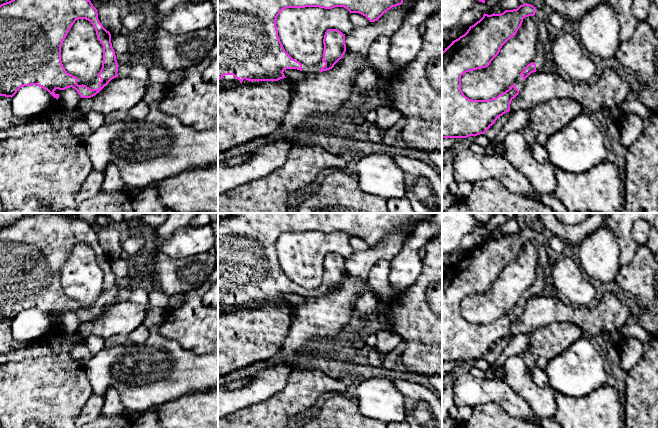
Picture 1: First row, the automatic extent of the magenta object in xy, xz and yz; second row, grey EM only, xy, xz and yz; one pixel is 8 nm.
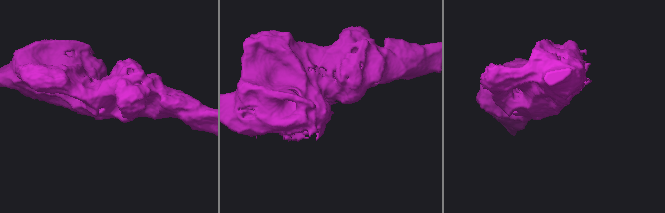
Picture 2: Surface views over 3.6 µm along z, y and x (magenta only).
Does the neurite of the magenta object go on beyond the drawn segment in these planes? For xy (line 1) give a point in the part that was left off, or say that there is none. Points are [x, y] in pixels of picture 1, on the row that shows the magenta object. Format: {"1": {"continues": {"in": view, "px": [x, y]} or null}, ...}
{"1": {"continues": {"in": "xy", "px": [94, 84]}}}

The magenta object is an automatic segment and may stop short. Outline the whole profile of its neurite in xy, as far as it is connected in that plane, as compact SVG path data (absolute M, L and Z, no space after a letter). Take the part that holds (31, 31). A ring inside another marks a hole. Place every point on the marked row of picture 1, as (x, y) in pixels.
M11 0L9 2L3 3L0 5L0 96L5 97L13 97L17 91L24 86L31 86L31 85L37 85L45 90L47 90L54 98L58 100L59 94L56 94L54 91L56 89L59 90L65 90L67 88L74 88L81 98L91 98L95 96L97 93L99 93L112 79L118 77L118 63L116 60L115 51L112 47L111 43L111 34L109 31L107 31L103 25L100 23L98 19L98 13L97 9L93 6L90 0ZM78 19L86 19L91 22L93 27L95 28L96 35L98 40L103 46L103 62L102 62L102 68L98 75L94 78L94 80L91 83L82 83L80 79L77 77L69 74L66 72L65 68L63 67L62 61L61 61L61 46L66 38L69 30L71 29L72 25L75 23Z

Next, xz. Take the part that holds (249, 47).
M218 0L218 86L228 86L228 85L237 85L240 83L248 83L250 81L278 81L280 79L286 78L284 75L284 71L286 69L297 69L302 71L305 74L308 73L319 73L323 71L330 70L334 67L334 65L343 57L346 52L346 44L345 44L345 34L337 29L328 29L325 32L323 44L323 58L322 60L314 66L308 66L305 64L301 64L299 61L293 59L284 49L280 38L278 36L278 29L276 26L276 20L280 12L287 8L305 8L305 7L319 7L324 9L332 9L334 7L344 7L350 13L359 13L365 16L370 22L377 21L385 12L390 10L392 7L396 7L401 5L403 0Z

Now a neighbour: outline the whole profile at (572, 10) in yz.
M543 0L553 12L564 16L569 21L579 22L582 16L592 7L603 0Z

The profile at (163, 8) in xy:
M161 0L158 3L154 4L154 10L158 19L165 19L174 8L181 4L185 3L189 0Z

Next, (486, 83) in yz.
M534 16L525 17L515 36L486 68L464 73L461 90L472 100L489 100L509 89L536 55L539 27Z

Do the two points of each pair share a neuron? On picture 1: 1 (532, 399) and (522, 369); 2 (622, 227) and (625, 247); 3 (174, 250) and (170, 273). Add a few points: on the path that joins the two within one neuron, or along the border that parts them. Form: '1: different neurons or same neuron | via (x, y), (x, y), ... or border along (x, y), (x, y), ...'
1: same neuron | via (532, 392), (526, 376)
2: same neuron | via (623, 232), (625, 242)
3: different neurons | border along (162, 252), (173, 258), (196, 255)

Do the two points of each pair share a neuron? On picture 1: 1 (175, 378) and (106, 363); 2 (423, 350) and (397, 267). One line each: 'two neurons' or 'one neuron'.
1: one neuron
2: two neurons

